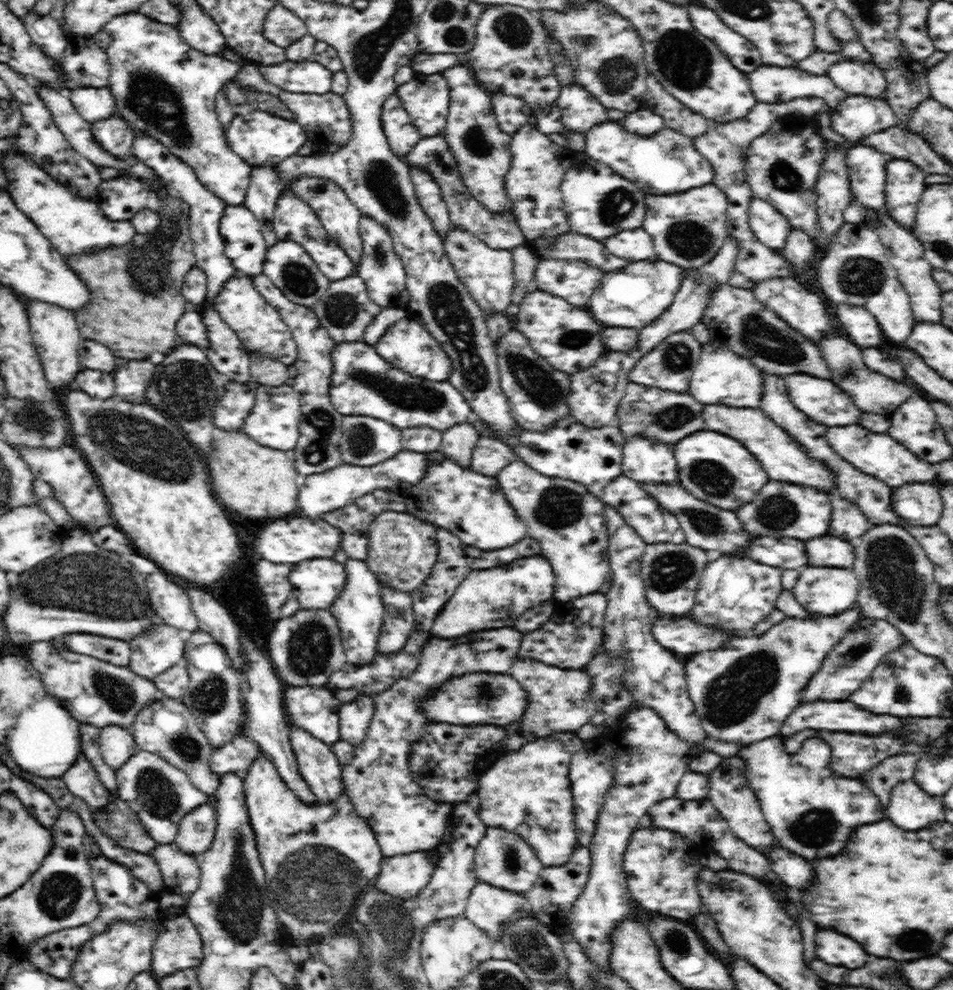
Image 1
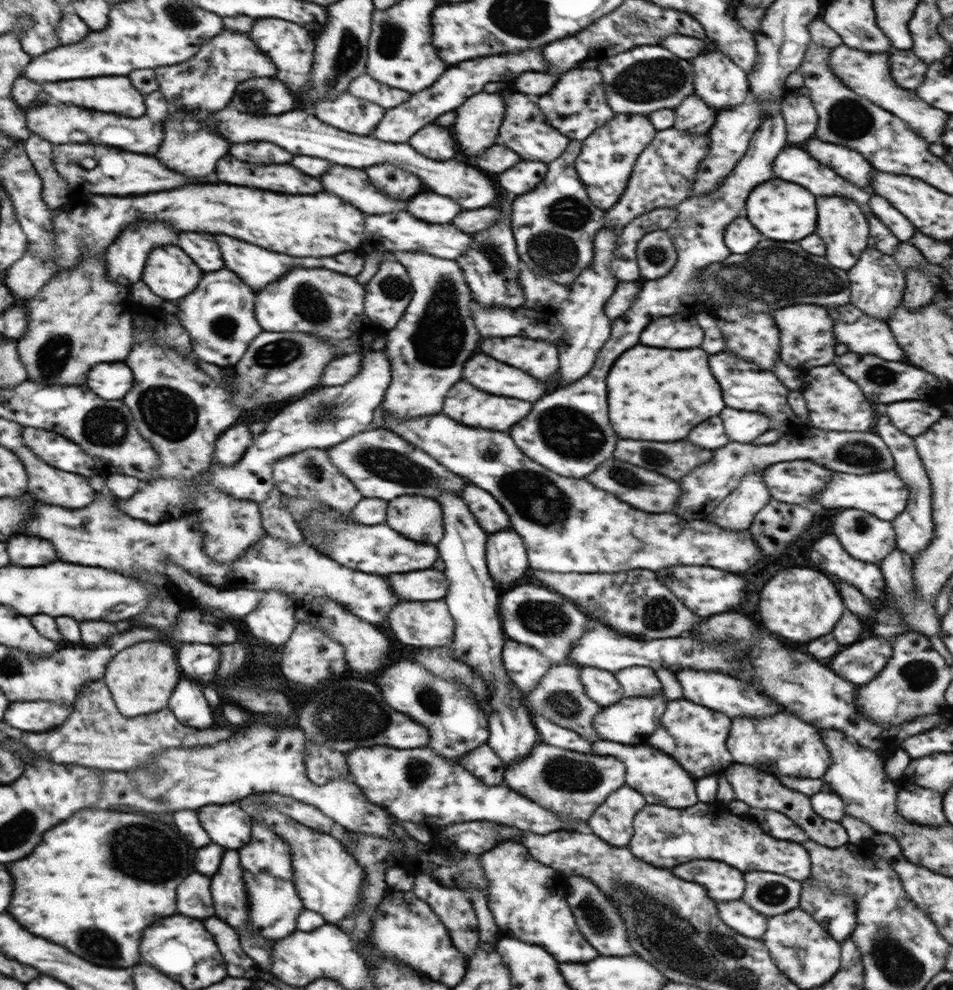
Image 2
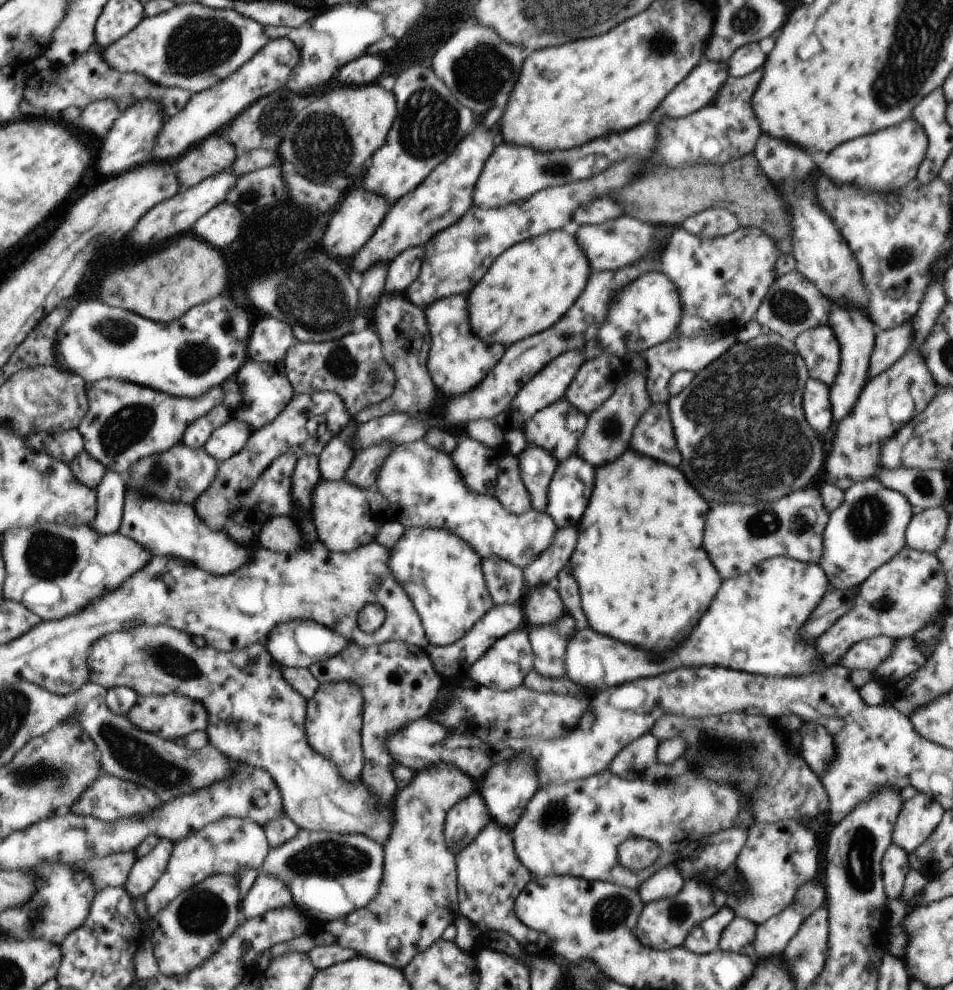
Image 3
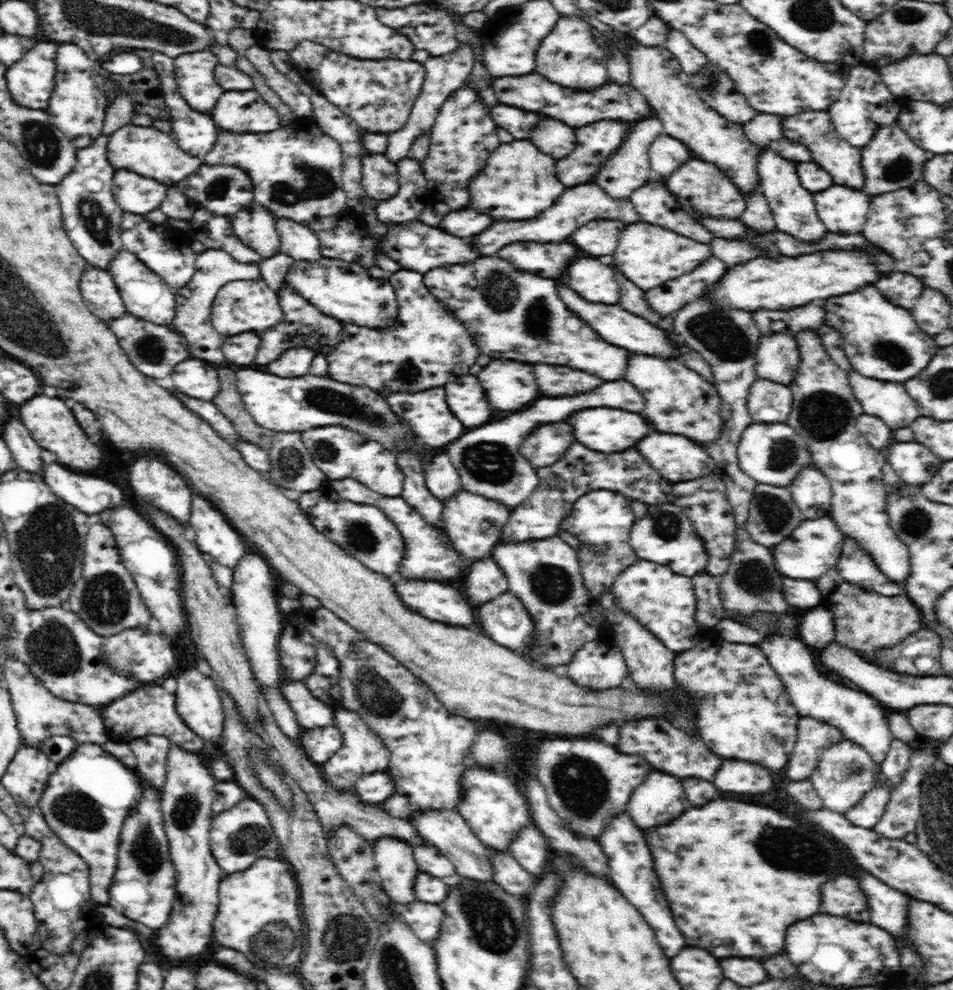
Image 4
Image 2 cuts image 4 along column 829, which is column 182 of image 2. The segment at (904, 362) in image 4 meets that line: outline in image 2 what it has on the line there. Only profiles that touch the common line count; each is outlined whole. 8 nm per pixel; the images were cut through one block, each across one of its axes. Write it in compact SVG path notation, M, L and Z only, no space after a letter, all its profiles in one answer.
M218 270L206 274L206 282L190 294L190 298L180 298L174 302L178 306L180 324L188 330L192 338L192 350L202 362L216 366L234 366L242 354L263 332L256 318L256 293L248 284L244 284L234 272Z

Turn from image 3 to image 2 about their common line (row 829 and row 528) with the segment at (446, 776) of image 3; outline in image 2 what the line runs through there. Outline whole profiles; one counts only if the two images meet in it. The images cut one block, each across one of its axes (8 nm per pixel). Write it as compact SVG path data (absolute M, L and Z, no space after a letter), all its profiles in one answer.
M402 495L388 501L388 520L386 524L392 530L398 530L402 536L438 544L442 538L443 510L436 499L420 495Z

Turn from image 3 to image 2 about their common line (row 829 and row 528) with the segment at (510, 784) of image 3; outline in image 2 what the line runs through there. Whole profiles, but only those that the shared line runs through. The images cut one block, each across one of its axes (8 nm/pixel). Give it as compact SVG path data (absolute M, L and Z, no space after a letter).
M508 528L490 534L486 544L486 558L488 571L498 588L506 588L504 584L514 584L518 576L530 570L526 552L522 537L514 529Z

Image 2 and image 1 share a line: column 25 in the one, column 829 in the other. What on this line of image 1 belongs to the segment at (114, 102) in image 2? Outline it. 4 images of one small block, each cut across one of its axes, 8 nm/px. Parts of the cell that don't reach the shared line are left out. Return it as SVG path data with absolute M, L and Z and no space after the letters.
M763 64L754 72L747 73L747 77L751 86L751 92L758 103L786 103L790 102L790 100L796 100L796 98L815 97L822 98L824 103L832 109L836 108L838 104L842 103L849 96L847 93L844 93L844 90L838 88L828 75L815 76L793 67L777 67Z

